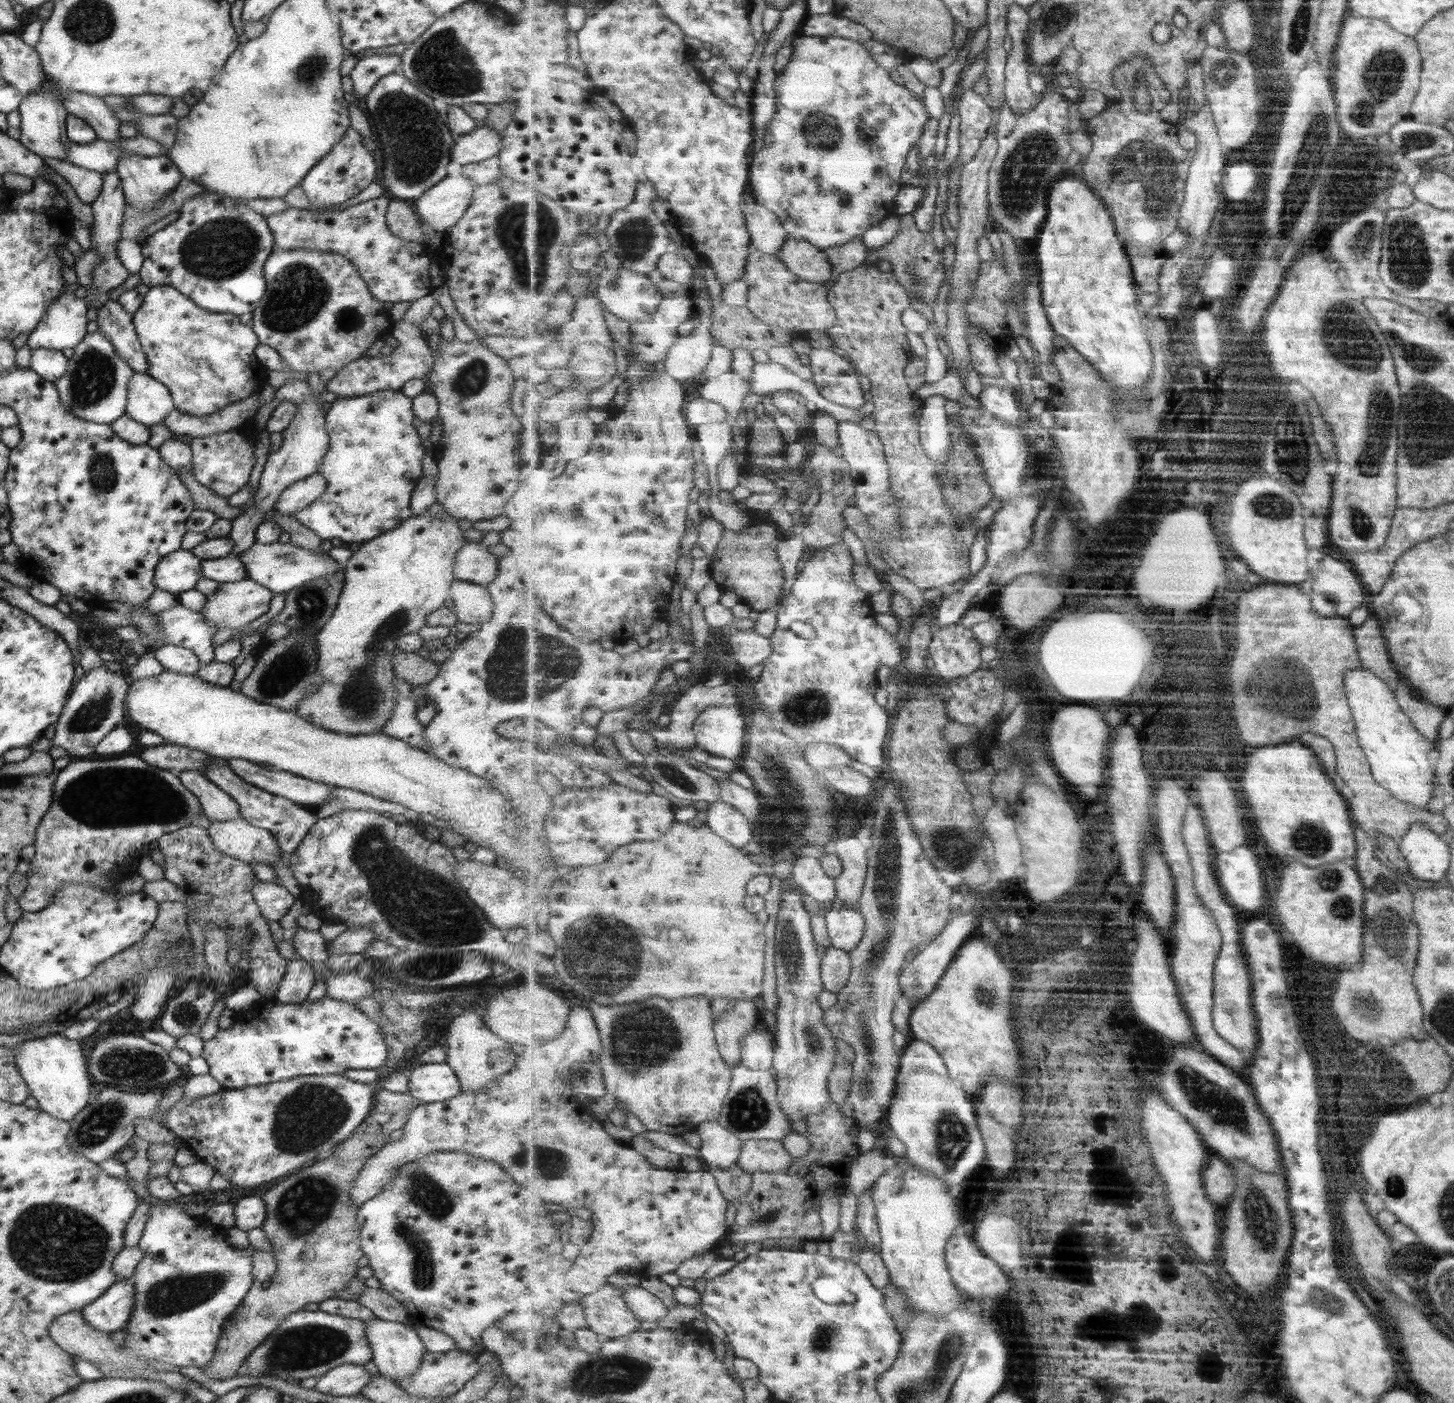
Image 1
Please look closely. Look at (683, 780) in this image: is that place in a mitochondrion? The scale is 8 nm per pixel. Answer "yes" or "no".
yes

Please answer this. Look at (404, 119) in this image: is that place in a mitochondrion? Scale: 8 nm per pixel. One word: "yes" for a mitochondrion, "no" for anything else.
yes

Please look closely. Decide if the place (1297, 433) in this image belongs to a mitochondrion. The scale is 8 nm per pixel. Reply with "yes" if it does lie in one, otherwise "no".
yes

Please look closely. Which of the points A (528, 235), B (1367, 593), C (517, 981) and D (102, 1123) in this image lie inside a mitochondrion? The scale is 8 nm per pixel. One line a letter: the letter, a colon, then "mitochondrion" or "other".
A: mitochondrion
B: other
C: other
D: mitochondrion

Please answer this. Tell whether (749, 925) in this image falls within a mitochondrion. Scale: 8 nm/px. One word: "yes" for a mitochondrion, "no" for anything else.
no

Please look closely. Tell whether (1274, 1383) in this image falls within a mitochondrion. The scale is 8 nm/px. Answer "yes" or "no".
no

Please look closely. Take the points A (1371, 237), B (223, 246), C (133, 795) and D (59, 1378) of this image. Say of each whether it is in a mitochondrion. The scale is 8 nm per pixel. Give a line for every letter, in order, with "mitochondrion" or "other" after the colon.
A: mitochondrion
B: mitochondrion
C: mitochondrion
D: other

